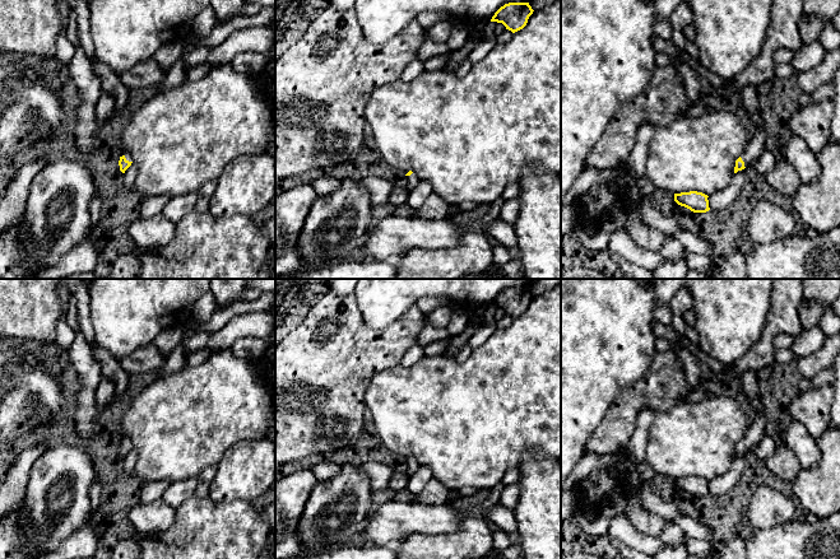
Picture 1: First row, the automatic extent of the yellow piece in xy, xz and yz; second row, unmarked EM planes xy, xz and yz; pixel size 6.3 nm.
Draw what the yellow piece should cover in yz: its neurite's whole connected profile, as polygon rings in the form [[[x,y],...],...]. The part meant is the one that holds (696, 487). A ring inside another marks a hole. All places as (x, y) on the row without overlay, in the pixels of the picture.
[[[697,476],[674,479],[674,486],[693,498],[706,498],[710,495],[707,480]]]

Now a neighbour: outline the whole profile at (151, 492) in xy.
[[[167,479],[144,483],[139,494],[139,500],[143,503],[156,502],[163,497],[170,485],[171,481]]]

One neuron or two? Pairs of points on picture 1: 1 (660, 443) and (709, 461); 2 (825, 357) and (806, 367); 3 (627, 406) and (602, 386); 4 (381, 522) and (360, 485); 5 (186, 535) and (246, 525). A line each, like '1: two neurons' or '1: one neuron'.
1: one neuron
2: one neuron
3: two neurons
4: two neurons
5: one neuron

